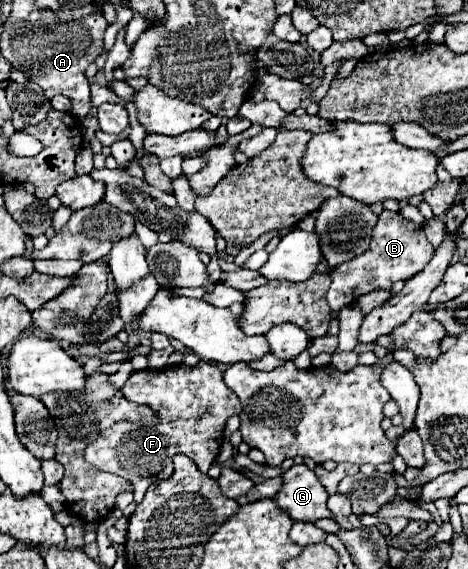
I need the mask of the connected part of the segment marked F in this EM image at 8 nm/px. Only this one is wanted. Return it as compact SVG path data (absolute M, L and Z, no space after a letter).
M198 362L196 366L168 366L162 370L142 370L132 372L132 376L122 386L126 400L136 404L146 404L154 410L156 420L150 424L136 422L116 422L106 428L88 448L86 460L98 470L122 476L134 486L134 502L140 504L146 490L158 480L170 478L174 472L172 458L176 454L186 454L200 472L208 472L224 440L224 424L230 416L240 414L242 406L238 396L226 388L222 380L224 372L218 364Z

